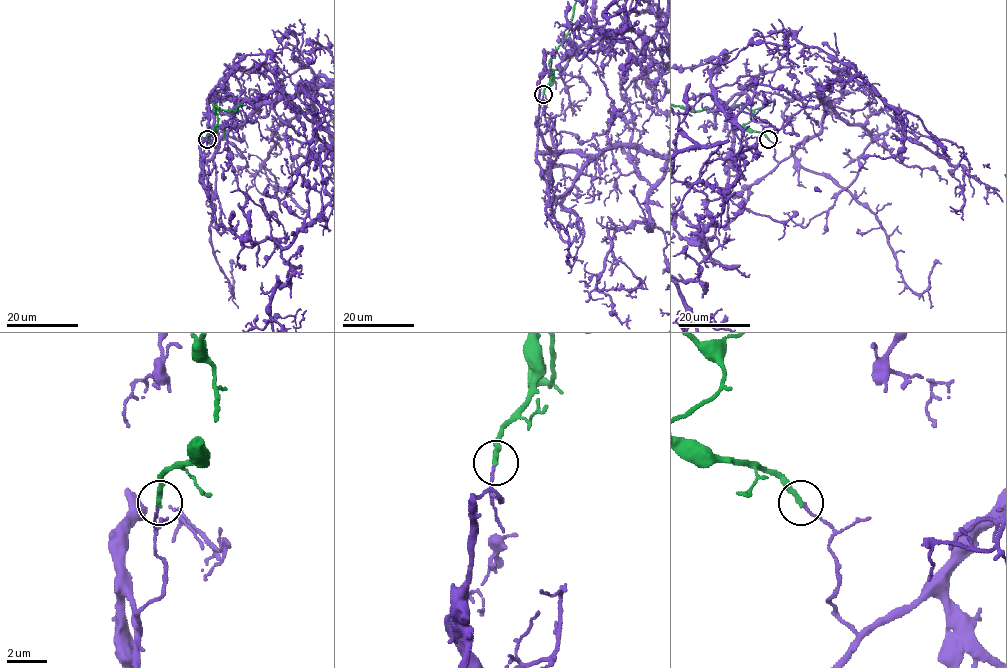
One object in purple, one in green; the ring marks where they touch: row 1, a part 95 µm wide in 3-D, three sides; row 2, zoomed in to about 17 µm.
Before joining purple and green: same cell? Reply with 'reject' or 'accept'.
reject

